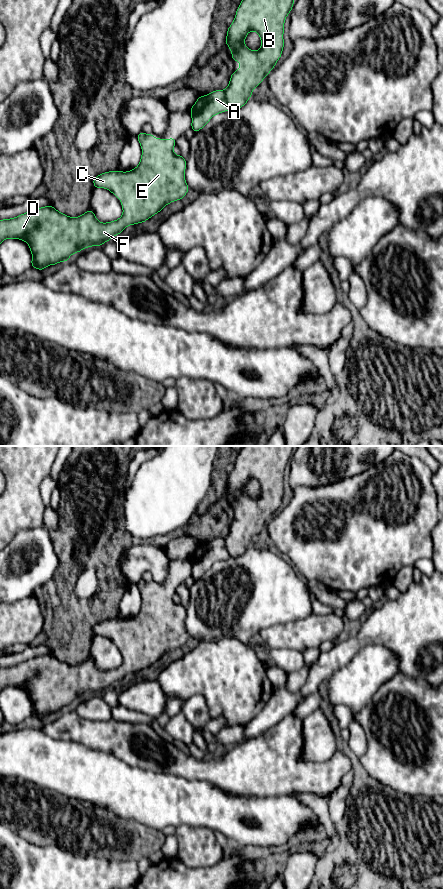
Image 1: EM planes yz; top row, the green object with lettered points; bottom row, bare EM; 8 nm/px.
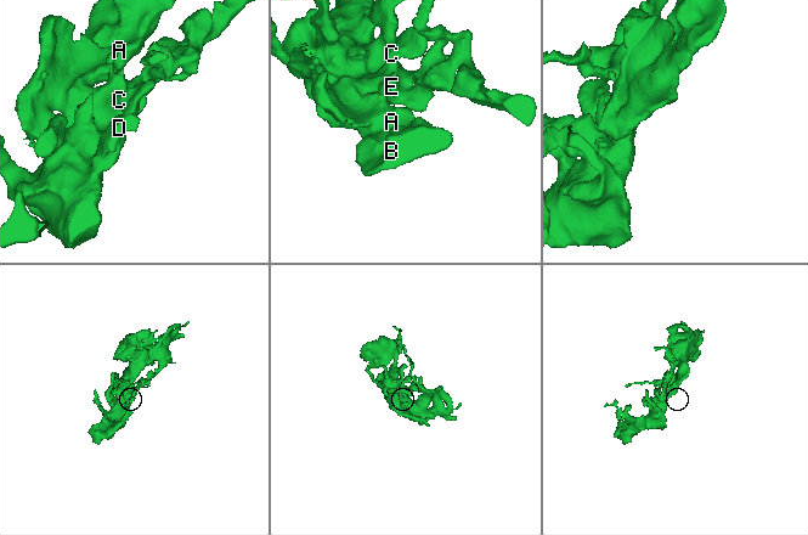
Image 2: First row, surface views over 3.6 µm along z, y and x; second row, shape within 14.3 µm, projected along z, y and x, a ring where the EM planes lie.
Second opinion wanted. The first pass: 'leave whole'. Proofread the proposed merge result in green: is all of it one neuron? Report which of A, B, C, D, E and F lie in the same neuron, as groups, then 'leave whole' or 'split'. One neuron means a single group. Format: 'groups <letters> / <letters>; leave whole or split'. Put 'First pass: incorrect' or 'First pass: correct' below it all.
groups A B C D E F; leave whole
First pass: correct

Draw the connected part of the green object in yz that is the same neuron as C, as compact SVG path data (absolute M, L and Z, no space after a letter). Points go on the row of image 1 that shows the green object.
M140 132L136 138L142 148L139 165L127 172L109 171L93 179L94 188L105 188L120 199L123 214L112 222L100 223L89 208L83 215L71 218L57 211L52 205L34 209L15 218L0 220L0 245L4 239L20 239L29 244L32 253L31 267L39 271L58 262L66 262L73 253L84 248L101 246L116 234L121 234L128 225L144 223L159 213L169 203L181 200L188 192L184 172L186 159L175 155L175 137L171 139L154 138L152 133Z

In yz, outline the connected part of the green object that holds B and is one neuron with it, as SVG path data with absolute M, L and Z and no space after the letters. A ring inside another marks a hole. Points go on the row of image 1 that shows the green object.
M294 0L241 1L225 39L232 60L240 62L240 69L234 70L225 90L218 89L198 97L190 109L194 133L202 129L214 115L239 109L252 97L252 90L261 84L282 55L284 22L293 4ZM249 31L259 34L259 51L245 46Z

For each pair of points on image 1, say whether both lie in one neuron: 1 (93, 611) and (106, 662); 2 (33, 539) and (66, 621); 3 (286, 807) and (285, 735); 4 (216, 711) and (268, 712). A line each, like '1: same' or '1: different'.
1: different
2: different
3: different
4: different

